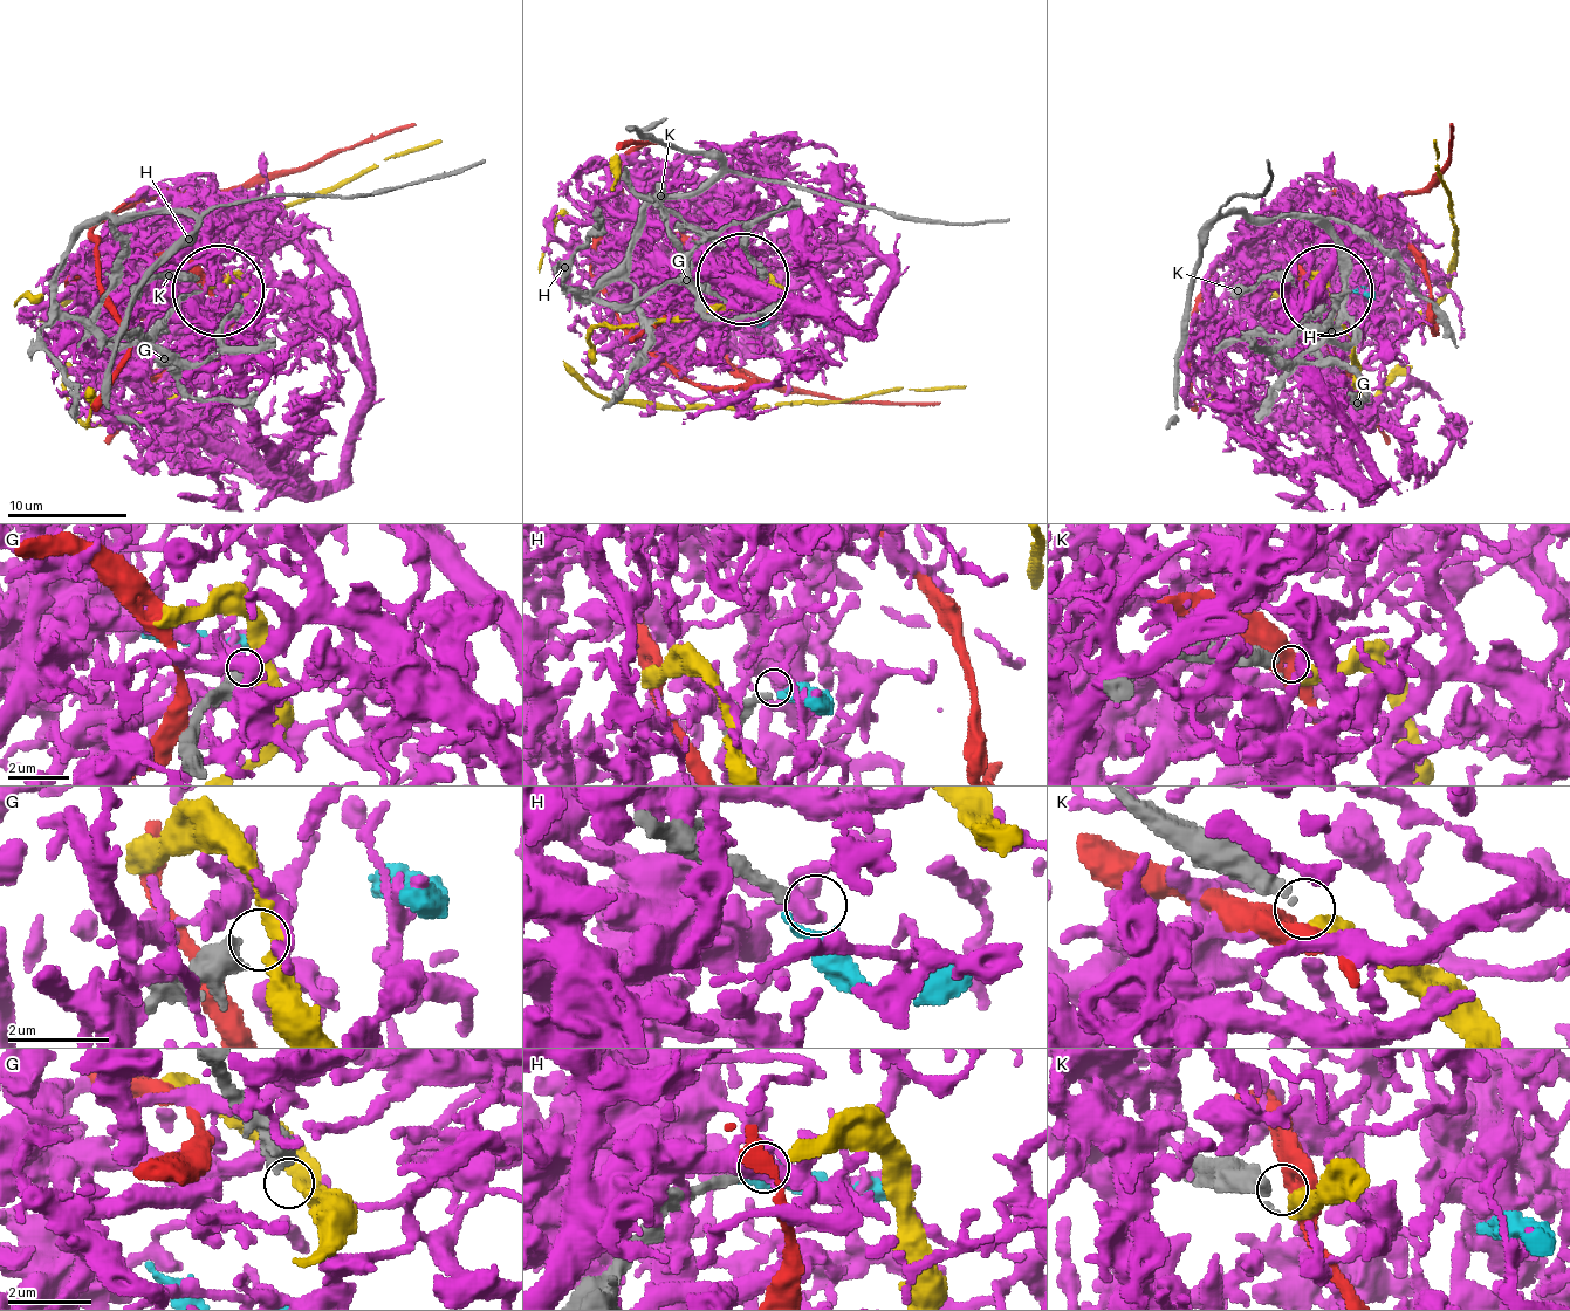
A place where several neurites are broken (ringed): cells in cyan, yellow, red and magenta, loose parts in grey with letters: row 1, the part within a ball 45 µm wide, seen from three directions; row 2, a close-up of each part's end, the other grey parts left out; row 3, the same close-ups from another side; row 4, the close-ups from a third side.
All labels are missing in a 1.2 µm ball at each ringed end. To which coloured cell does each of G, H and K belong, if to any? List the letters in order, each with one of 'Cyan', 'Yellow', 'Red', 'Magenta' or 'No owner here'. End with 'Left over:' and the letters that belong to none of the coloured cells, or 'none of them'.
G: No owner here
H: Cyan
K: Yellow
Left over: G

